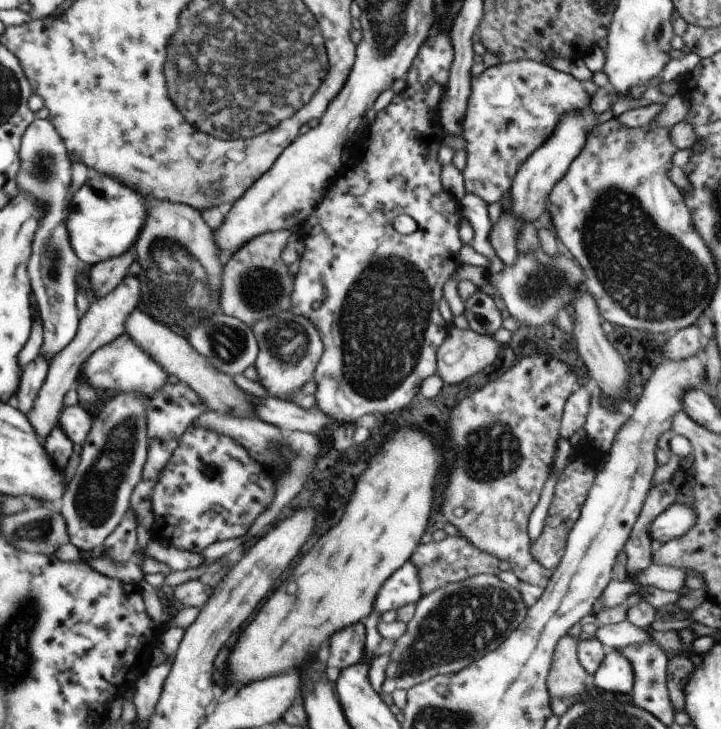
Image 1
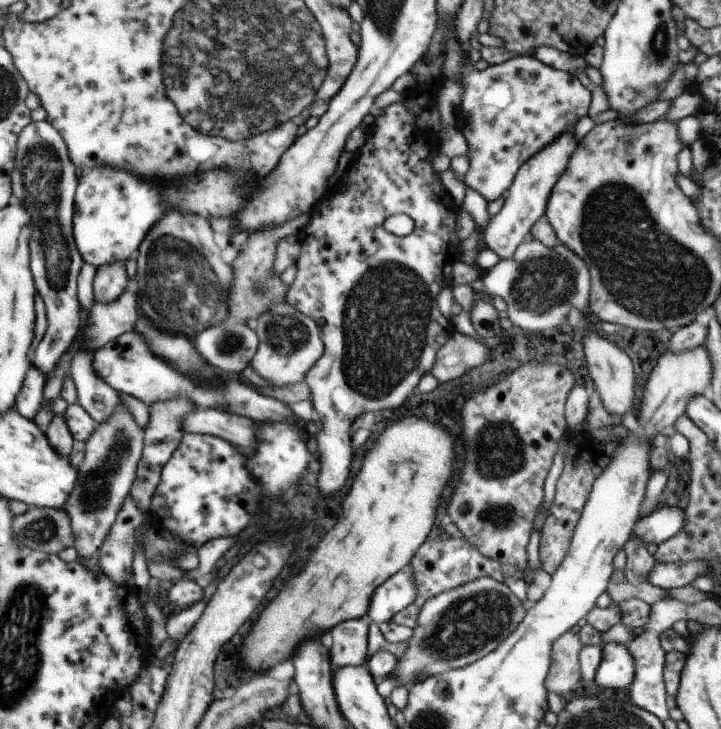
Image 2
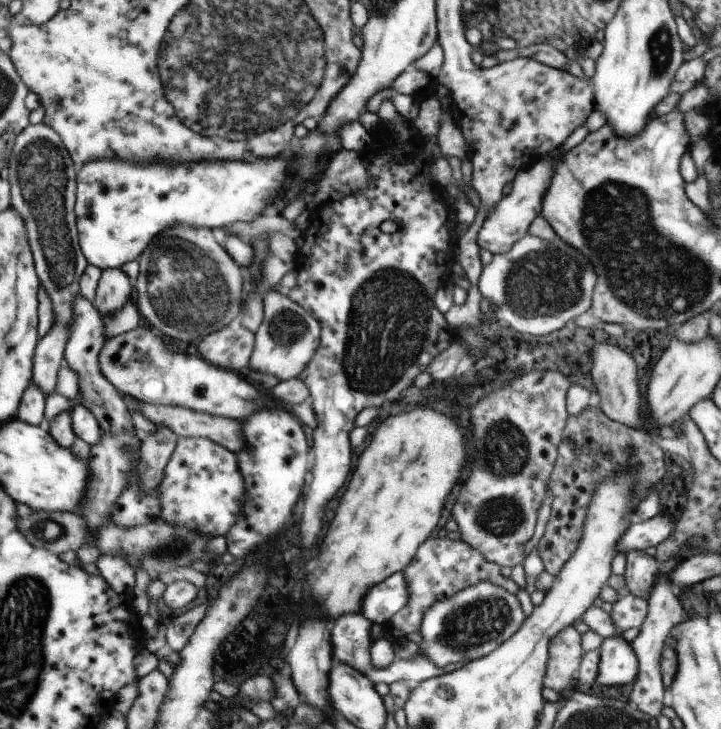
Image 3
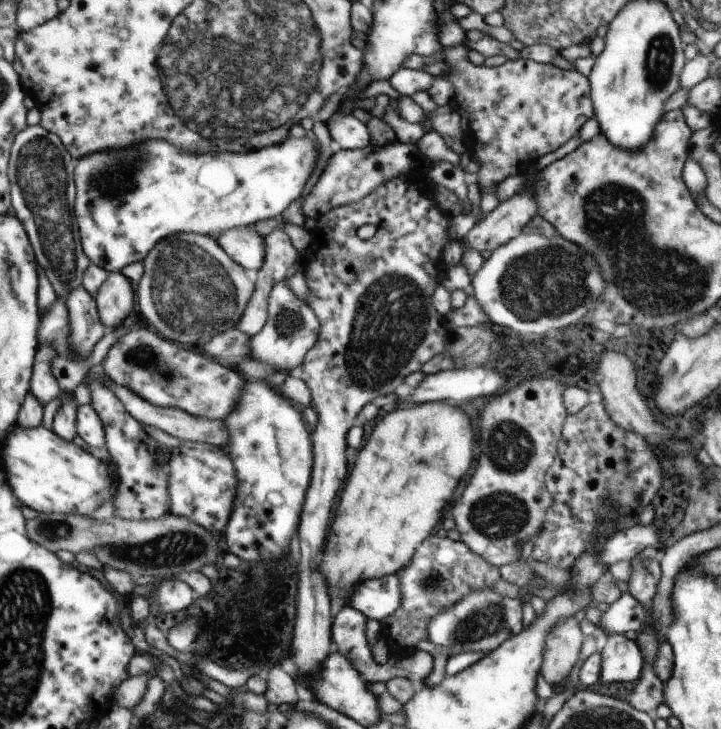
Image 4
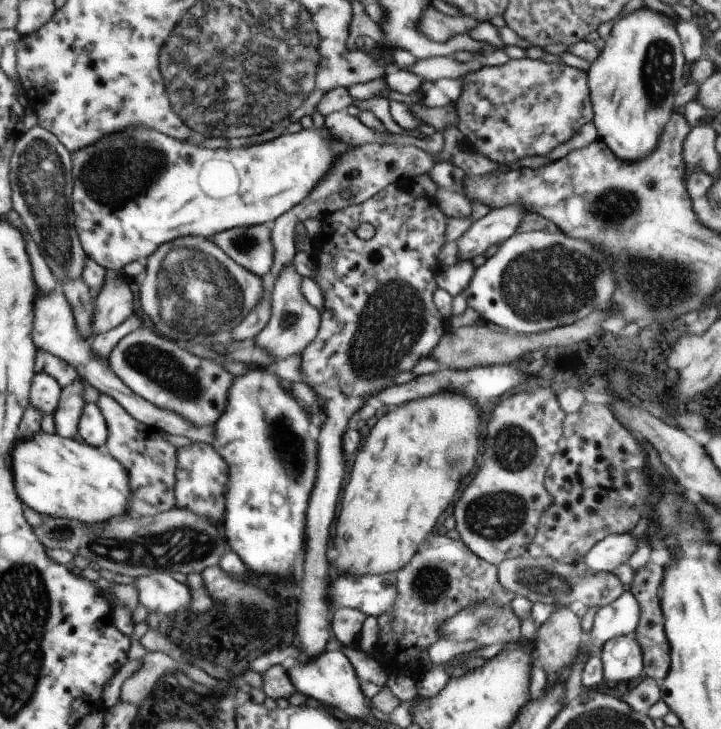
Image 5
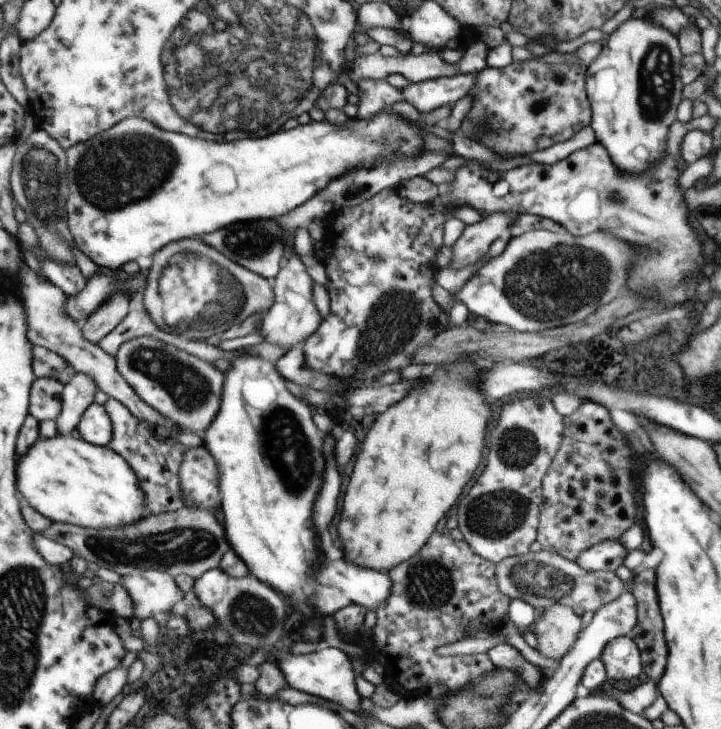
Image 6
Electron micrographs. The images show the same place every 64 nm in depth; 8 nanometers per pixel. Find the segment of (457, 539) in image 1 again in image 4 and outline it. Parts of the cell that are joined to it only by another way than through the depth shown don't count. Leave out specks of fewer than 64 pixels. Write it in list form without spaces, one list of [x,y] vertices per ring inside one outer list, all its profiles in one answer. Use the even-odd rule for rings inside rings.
[[[435,536],[417,550],[417,558],[409,562],[396,574],[400,581],[403,600],[400,608],[379,621],[381,640],[388,650],[390,661],[415,652],[418,640],[427,638],[427,624],[439,612],[452,608],[461,597],[468,596],[479,589],[491,589],[504,597],[515,598],[519,588],[516,584],[505,582],[499,577],[498,567],[482,559],[476,552],[469,550],[465,543],[453,541],[446,536]]]

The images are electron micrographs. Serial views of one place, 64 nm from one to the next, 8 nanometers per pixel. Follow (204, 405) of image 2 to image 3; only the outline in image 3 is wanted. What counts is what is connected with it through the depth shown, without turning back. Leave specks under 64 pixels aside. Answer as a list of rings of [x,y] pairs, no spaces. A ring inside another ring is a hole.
[[[144,325],[136,330],[108,339],[99,356],[101,373],[115,386],[123,396],[128,395],[137,401],[149,405],[170,405],[188,410],[203,412],[214,416],[241,421],[268,402],[262,399],[262,392],[243,374],[224,370],[223,367],[213,366],[207,359],[200,357],[194,350],[175,352],[164,344],[159,335]]]

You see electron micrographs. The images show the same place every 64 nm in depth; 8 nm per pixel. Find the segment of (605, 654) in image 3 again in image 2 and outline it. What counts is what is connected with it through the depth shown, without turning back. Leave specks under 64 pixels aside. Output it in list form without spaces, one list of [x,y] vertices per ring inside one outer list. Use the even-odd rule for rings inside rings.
[[[602,644],[601,661],[597,666],[594,682],[598,687],[621,690],[631,685],[635,666],[631,654],[623,644]]]

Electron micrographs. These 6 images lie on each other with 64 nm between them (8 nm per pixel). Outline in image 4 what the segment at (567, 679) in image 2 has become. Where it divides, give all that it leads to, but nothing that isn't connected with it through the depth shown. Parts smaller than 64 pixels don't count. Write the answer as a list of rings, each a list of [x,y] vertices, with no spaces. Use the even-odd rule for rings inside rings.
[[[573,617],[566,618],[553,634],[549,642],[544,642],[545,670],[541,670],[545,682],[556,689],[555,684],[567,678],[573,664],[577,662],[581,646],[581,632]]]

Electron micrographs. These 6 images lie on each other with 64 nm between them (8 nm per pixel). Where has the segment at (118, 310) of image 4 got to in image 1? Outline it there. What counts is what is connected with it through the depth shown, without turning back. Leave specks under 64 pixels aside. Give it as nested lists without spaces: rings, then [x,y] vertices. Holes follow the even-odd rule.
[[[128,252],[121,258],[111,258],[107,262],[101,262],[101,266],[92,266],[90,278],[95,296],[103,298],[111,294],[115,288],[119,288],[121,282],[124,282],[129,275],[129,268],[133,266],[135,260],[138,260],[137,254]]]

